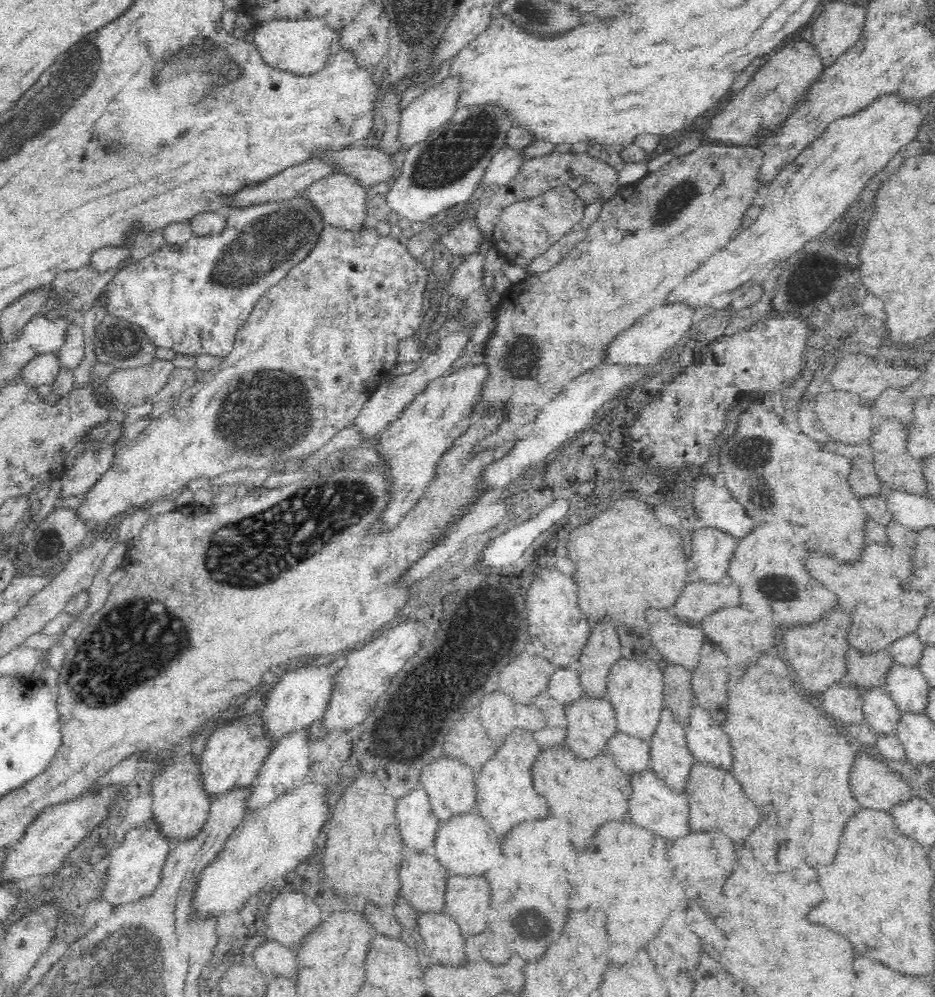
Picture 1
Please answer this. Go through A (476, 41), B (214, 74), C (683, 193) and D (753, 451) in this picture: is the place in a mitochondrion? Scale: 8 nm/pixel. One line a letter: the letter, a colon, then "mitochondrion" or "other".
A: other
B: mitochondrion
C: mitochondrion
D: mitochondrion

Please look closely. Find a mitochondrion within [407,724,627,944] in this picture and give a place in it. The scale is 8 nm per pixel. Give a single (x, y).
(527, 926)

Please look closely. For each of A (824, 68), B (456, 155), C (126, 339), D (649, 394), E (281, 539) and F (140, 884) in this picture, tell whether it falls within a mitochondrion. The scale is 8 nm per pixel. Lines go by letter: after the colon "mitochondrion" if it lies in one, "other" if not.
A: other
B: mitochondrion
C: mitochondrion
D: other
E: mitochondrion
F: other

